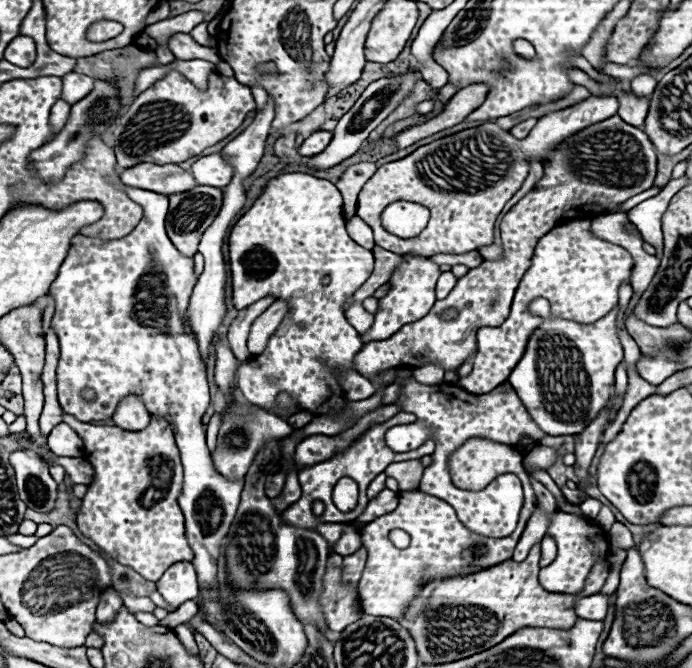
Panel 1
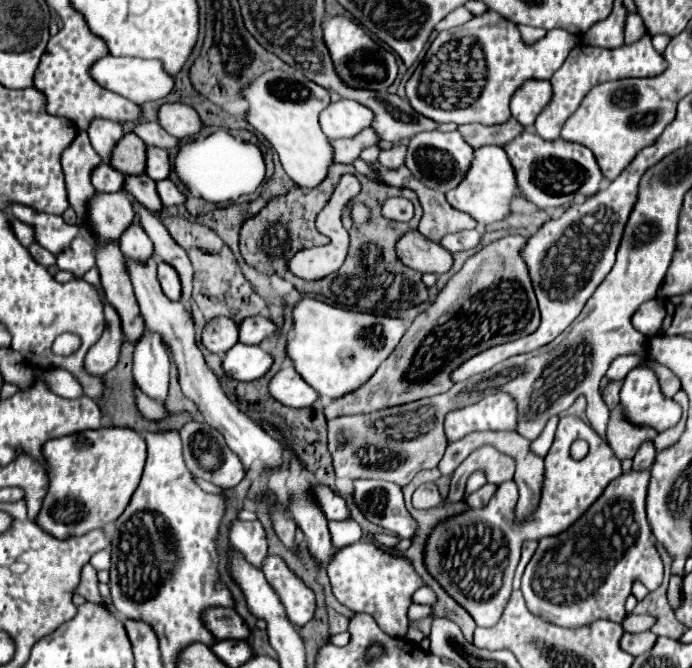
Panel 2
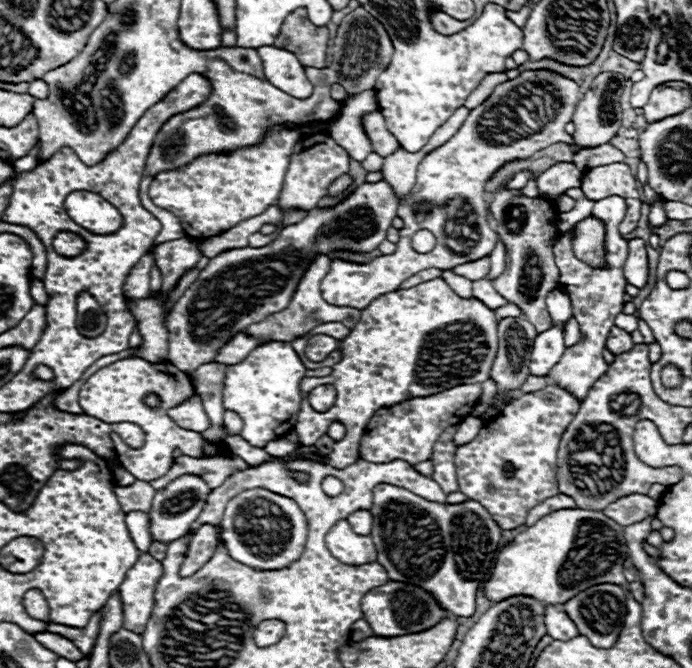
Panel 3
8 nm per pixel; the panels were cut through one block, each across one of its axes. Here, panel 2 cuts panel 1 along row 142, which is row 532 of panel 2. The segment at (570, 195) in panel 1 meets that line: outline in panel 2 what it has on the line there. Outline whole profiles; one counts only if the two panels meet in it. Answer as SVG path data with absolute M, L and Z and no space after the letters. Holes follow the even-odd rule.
M648 470L618 476L568 530L540 540L522 576L522 592L532 614L564 628L578 628L600 618L622 622L624 602L634 582L642 582L648 590L662 584L664 566L644 508L648 480Z

